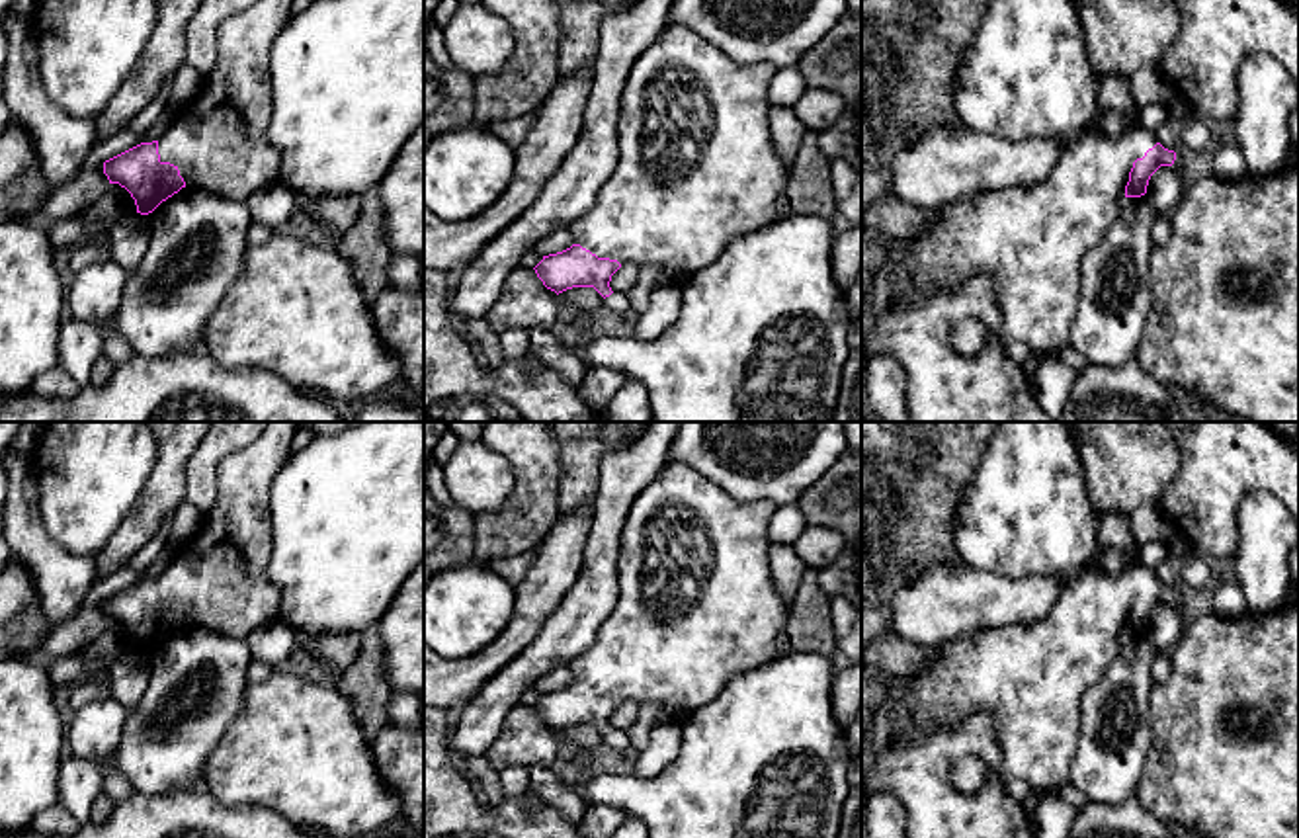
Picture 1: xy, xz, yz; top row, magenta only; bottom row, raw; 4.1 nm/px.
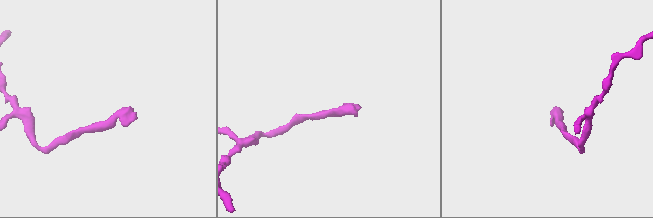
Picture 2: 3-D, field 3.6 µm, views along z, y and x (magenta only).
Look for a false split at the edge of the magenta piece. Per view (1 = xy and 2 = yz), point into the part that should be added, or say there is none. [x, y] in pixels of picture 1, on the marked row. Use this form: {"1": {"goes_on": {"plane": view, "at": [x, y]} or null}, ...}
{"1": {"goes_on": {"plane": "xy", "at": [217, 139]}}, "2": {"goes_on": {"plane": "yz", "at": [1030, 241]}}}

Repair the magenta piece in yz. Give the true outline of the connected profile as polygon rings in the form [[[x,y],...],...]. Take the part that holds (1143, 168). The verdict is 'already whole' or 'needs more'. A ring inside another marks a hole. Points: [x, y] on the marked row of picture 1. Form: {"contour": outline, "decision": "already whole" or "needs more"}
{"contour": [[[1139,121],[1119,137],[1108,137],[1102,129],[1088,131],[1067,145],[1053,172],[1031,188],[1010,186],[949,201],[936,211],[940,217],[910,240],[897,242],[889,266],[889,305],[910,305],[934,297],[938,291],[953,291],[977,272],[990,275],[1002,313],[1002,340],[1024,342],[1033,352],[1053,352],[1069,344],[1069,332],[1078,305],[1082,258],[1104,238],[1121,213],[1125,197],[1147,193],[1151,176],[1160,166],[1172,166],[1176,152],[1164,148],[1154,131]]], "decision": "needs more"}

